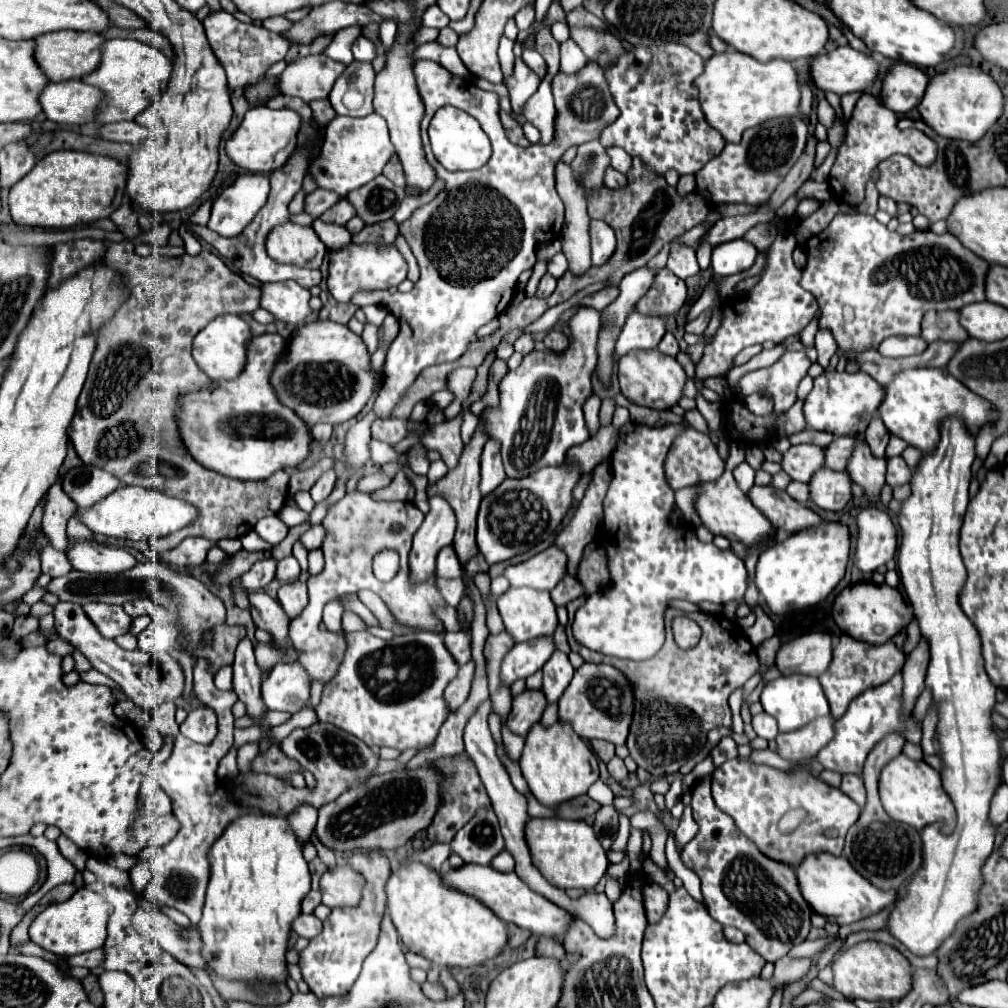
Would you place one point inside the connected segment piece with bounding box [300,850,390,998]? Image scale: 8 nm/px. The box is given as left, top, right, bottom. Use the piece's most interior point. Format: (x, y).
(330, 965)

